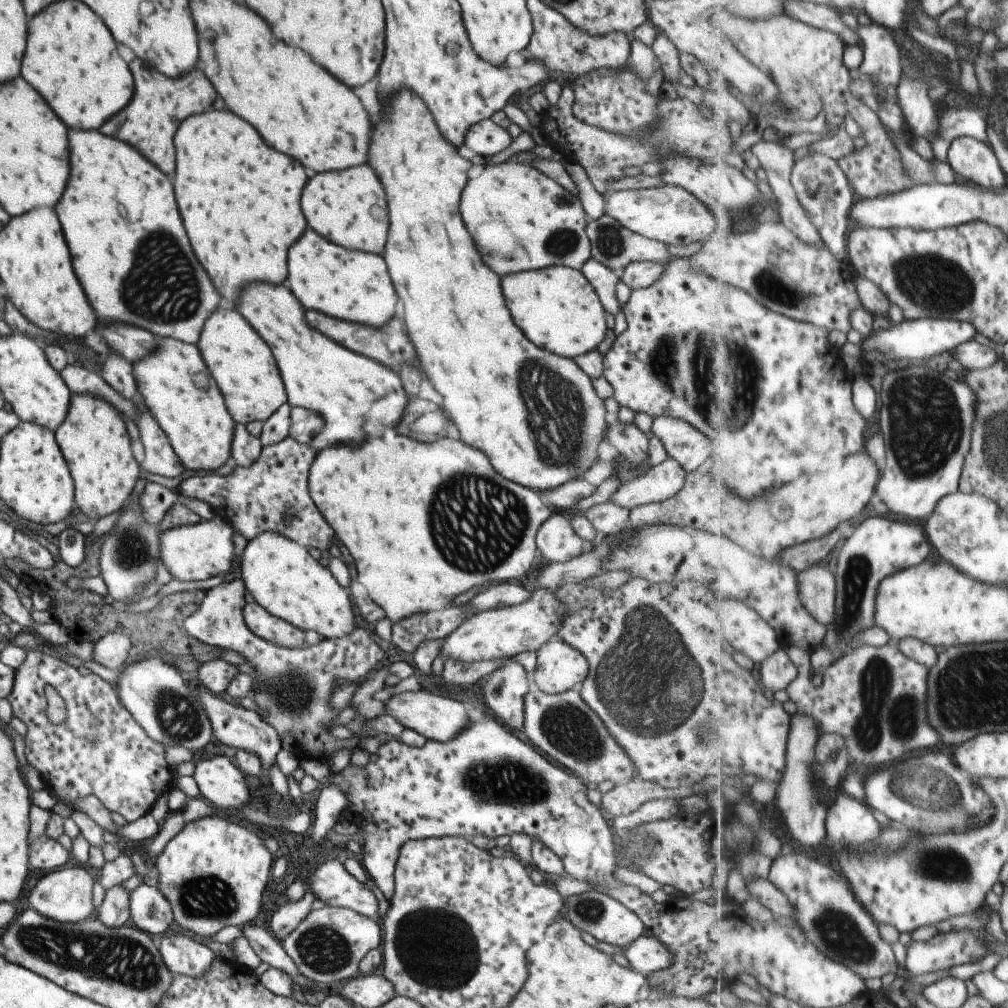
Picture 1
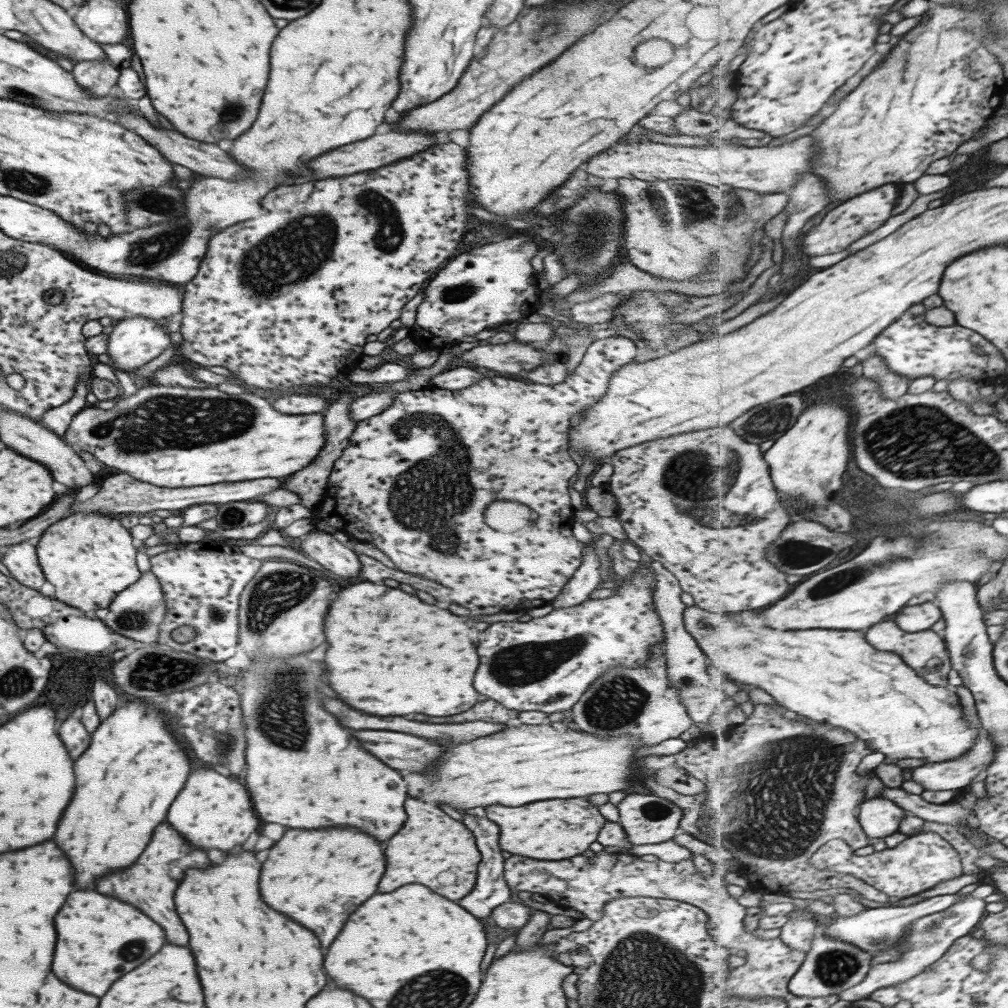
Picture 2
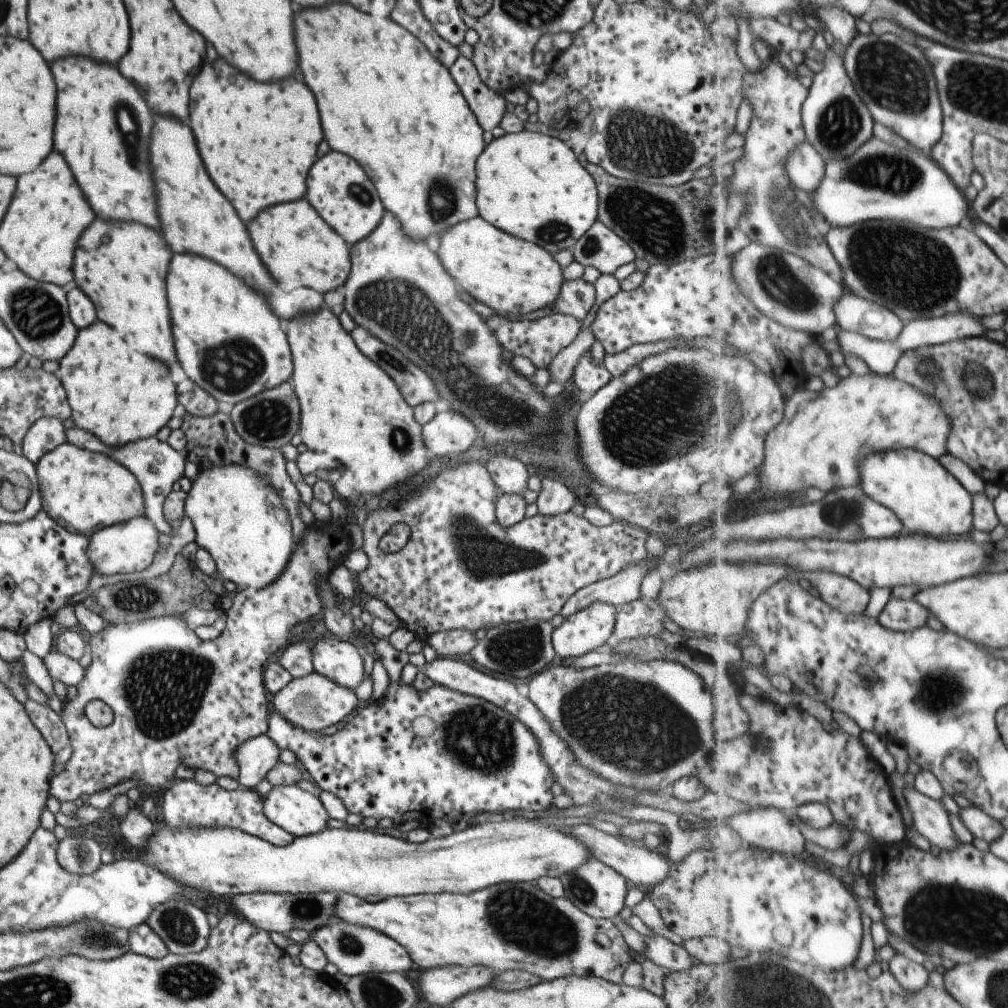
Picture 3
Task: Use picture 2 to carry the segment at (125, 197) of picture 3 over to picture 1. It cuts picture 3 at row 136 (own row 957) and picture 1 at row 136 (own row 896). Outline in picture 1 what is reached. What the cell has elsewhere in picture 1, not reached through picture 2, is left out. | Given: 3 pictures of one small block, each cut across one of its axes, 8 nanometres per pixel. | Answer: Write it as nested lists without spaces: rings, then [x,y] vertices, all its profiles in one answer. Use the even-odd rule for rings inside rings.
[[[69,128],[67,144],[69,178],[55,204],[55,214],[69,248],[73,272],[95,314],[103,320],[141,326],[151,335],[159,334],[161,338],[171,336],[173,340],[196,345],[205,324],[203,320],[217,308],[221,296],[215,292],[209,276],[203,272],[187,242],[173,200],[171,182],[135,148],[113,136],[103,136],[97,130]]]

